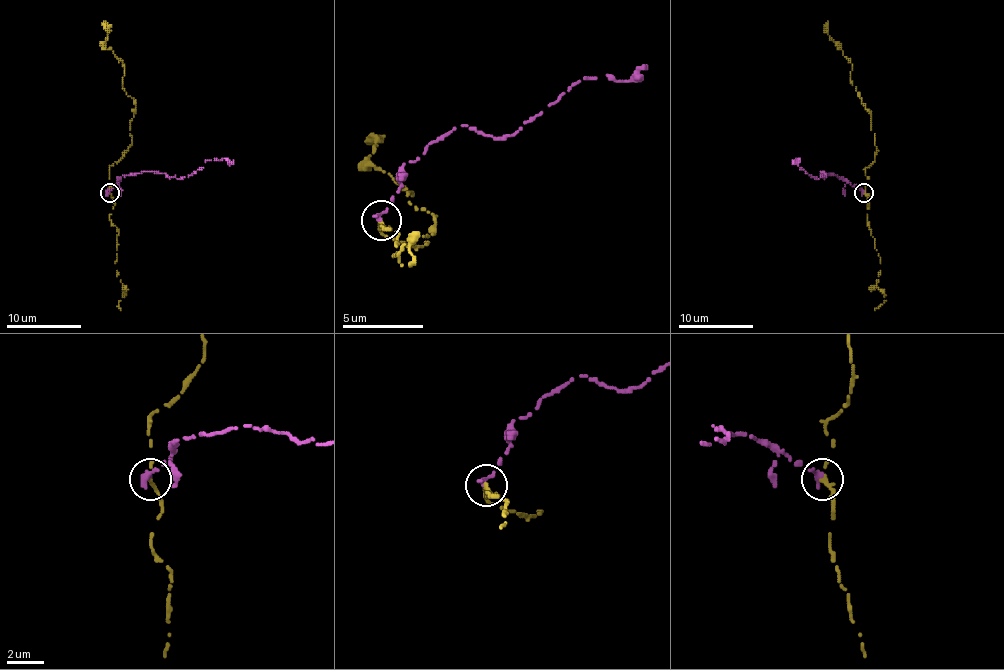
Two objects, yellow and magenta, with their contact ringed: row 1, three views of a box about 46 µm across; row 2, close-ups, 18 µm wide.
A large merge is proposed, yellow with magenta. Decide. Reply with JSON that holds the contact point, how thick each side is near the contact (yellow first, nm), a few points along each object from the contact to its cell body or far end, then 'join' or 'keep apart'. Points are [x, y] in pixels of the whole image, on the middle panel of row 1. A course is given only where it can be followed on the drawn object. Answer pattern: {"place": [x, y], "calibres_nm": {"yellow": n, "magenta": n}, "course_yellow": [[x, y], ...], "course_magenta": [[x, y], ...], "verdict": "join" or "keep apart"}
{"place": [381, 220], "calibres_nm": {"yellow": 300, "magenta": 360}, "course_yellow": [[380, 219], [400, 243], [420, 247], [436, 219], [372, 167], [376, 142], [368, 142]], "course_magenta": [[380, 219], [408, 162], [452, 130], [472, 126], [500, 138], [581, 82], [609, 74], [629, 82], [645, 66]], "verdict": "keep apart"}

